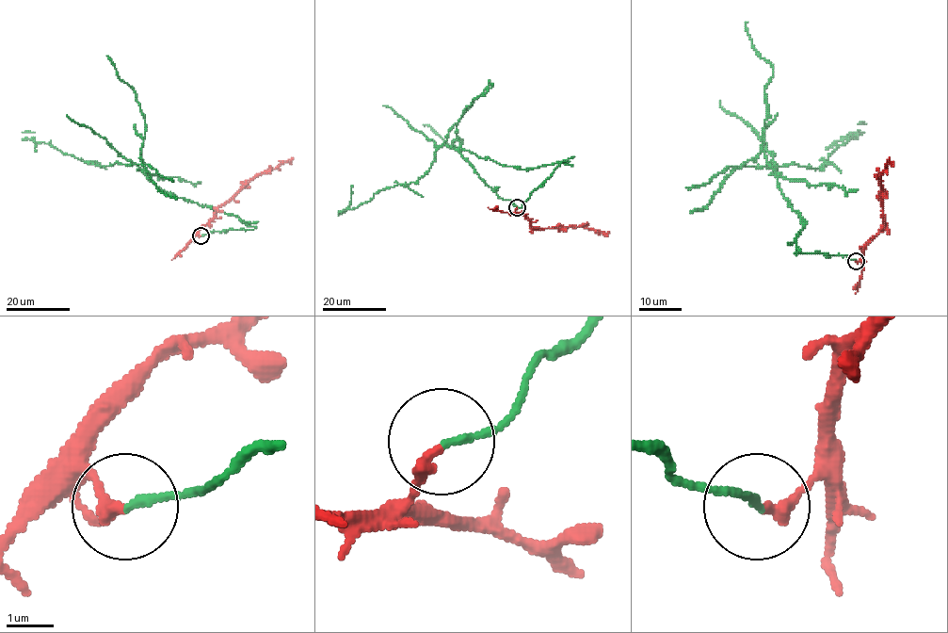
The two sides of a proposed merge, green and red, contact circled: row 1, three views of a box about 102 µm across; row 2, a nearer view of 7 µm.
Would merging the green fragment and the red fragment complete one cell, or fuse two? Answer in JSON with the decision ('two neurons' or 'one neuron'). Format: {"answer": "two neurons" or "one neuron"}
{"answer": "two neurons"}

